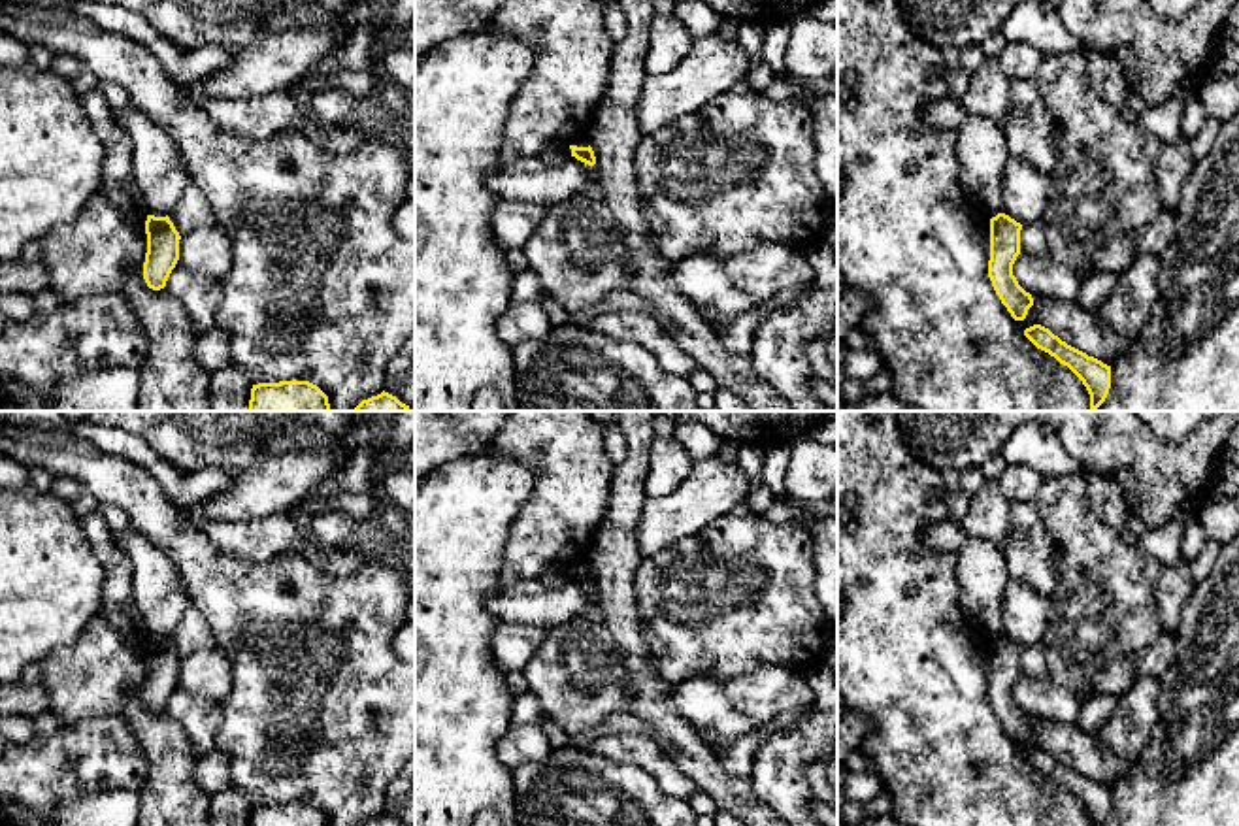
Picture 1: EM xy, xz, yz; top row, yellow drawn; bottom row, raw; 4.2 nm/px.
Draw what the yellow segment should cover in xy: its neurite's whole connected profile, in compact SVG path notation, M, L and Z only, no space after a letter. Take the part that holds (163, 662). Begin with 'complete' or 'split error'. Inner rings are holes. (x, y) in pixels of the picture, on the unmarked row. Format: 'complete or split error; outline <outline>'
complete; outline M147 637L145 643L147 675L143 685L143 702L149 711L160 713L179 683L179 654L170 639Z

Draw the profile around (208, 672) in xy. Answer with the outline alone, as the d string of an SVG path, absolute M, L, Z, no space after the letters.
M213 647L181 658L177 685L217 703L223 702L232 690L230 656Z

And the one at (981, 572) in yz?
M969 537L956 549L956 577L962 609L990 639L1001 636L1001 600L1009 583L1001 547Z

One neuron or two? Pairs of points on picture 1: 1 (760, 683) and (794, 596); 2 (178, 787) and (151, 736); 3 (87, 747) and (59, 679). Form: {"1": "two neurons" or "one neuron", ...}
{"1": "two neurons", "2": "one neuron", "3": "two neurons"}

